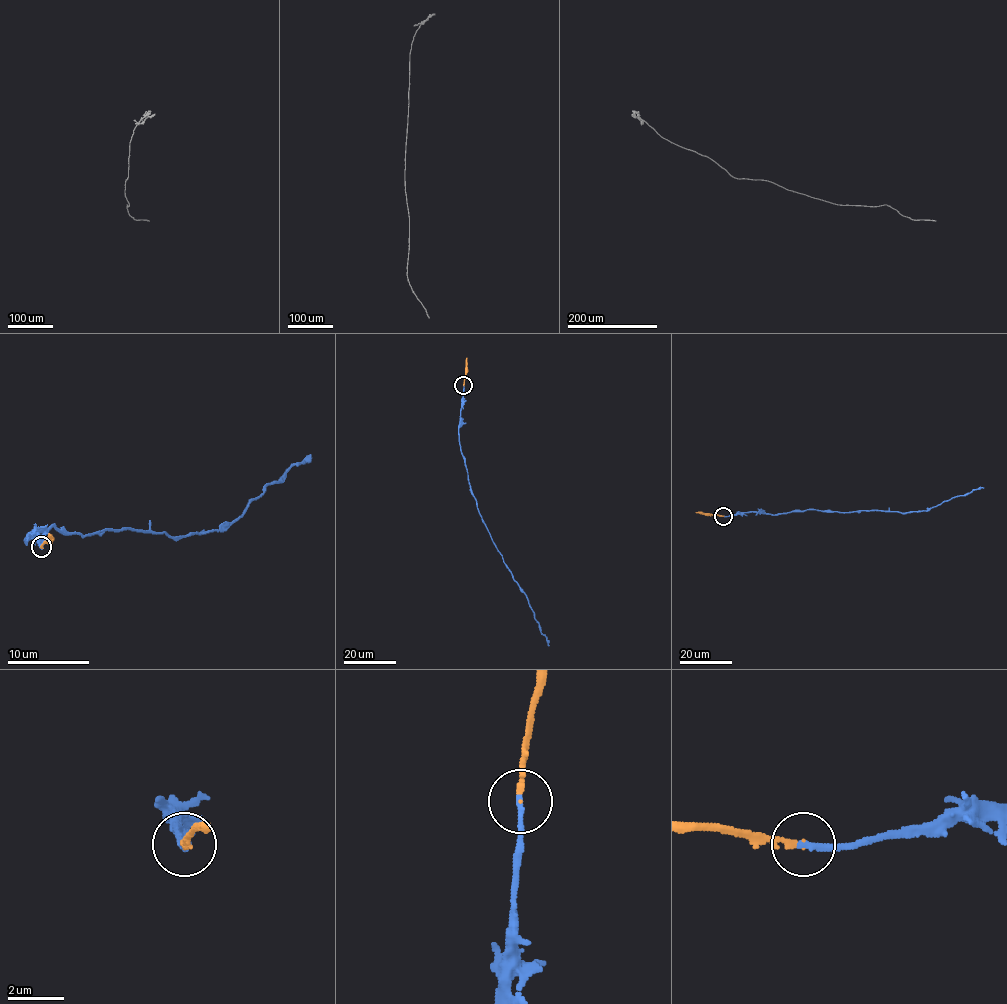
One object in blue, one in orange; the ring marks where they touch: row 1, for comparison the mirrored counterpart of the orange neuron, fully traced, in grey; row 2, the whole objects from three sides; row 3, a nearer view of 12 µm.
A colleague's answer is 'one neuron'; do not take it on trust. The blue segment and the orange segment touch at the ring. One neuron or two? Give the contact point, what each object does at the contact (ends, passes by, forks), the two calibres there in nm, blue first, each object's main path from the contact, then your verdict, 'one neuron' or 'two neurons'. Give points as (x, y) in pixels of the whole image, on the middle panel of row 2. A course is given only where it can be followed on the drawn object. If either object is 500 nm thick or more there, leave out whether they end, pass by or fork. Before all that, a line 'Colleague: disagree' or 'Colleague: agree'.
Colleague: agree
place (463, 385); blue ends; orange ends; calibres 220 and 190 nm; course blue (464, 386), (458, 434), (471, 493), (492, 541), (524, 593), (549, 645); course orange (464, 386), (467, 358); one neuron

